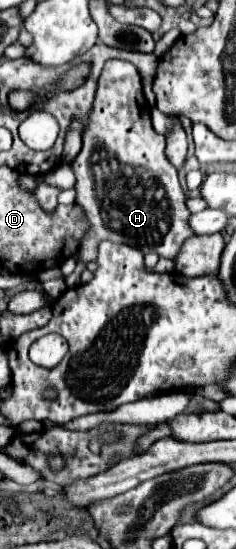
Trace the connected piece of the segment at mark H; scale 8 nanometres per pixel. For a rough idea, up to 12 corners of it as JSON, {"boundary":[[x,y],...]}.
{"boundary":[[108,60],[70,162],[102,240],[172,260],[186,224],[138,68]]}

